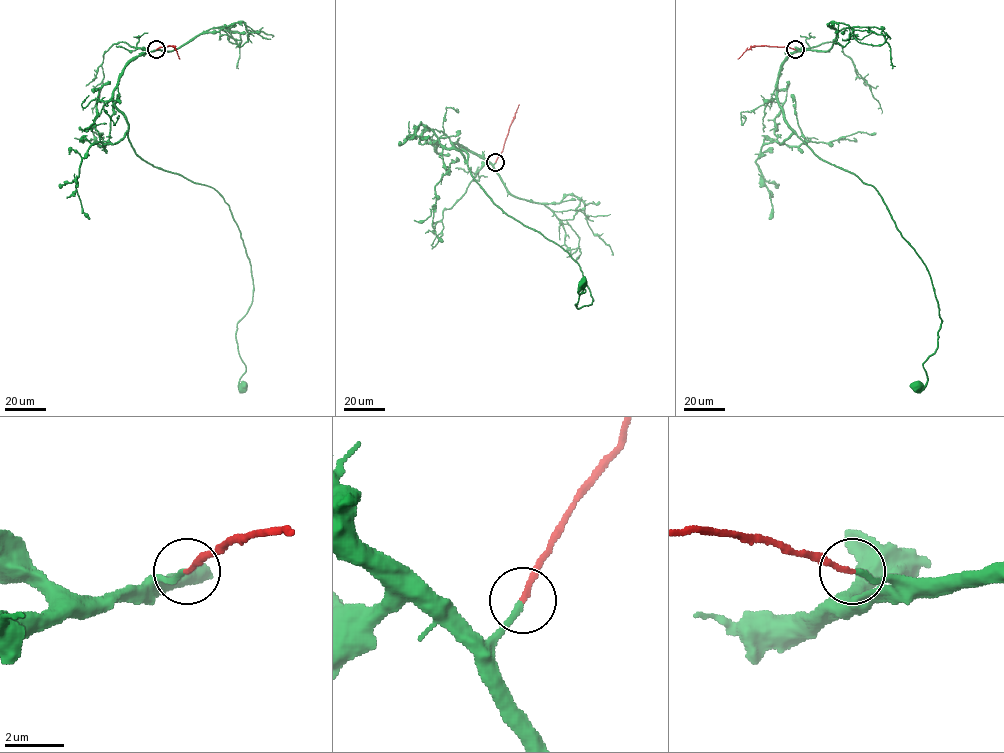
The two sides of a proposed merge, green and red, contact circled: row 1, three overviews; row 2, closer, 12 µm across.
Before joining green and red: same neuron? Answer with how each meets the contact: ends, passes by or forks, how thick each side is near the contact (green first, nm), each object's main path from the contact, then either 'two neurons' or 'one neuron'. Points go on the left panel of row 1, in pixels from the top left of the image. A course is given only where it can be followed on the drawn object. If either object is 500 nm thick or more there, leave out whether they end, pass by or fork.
green ends there; red ends there; 190 nm thick on the green side, 170 nm on the other; green runs (156, 49), (126, 66), (113, 102), (142, 159), (212, 187), (228, 205), (253, 285), (235, 333), (244, 387); red runs (156, 49), (173, 46), (179, 58); one neuron

